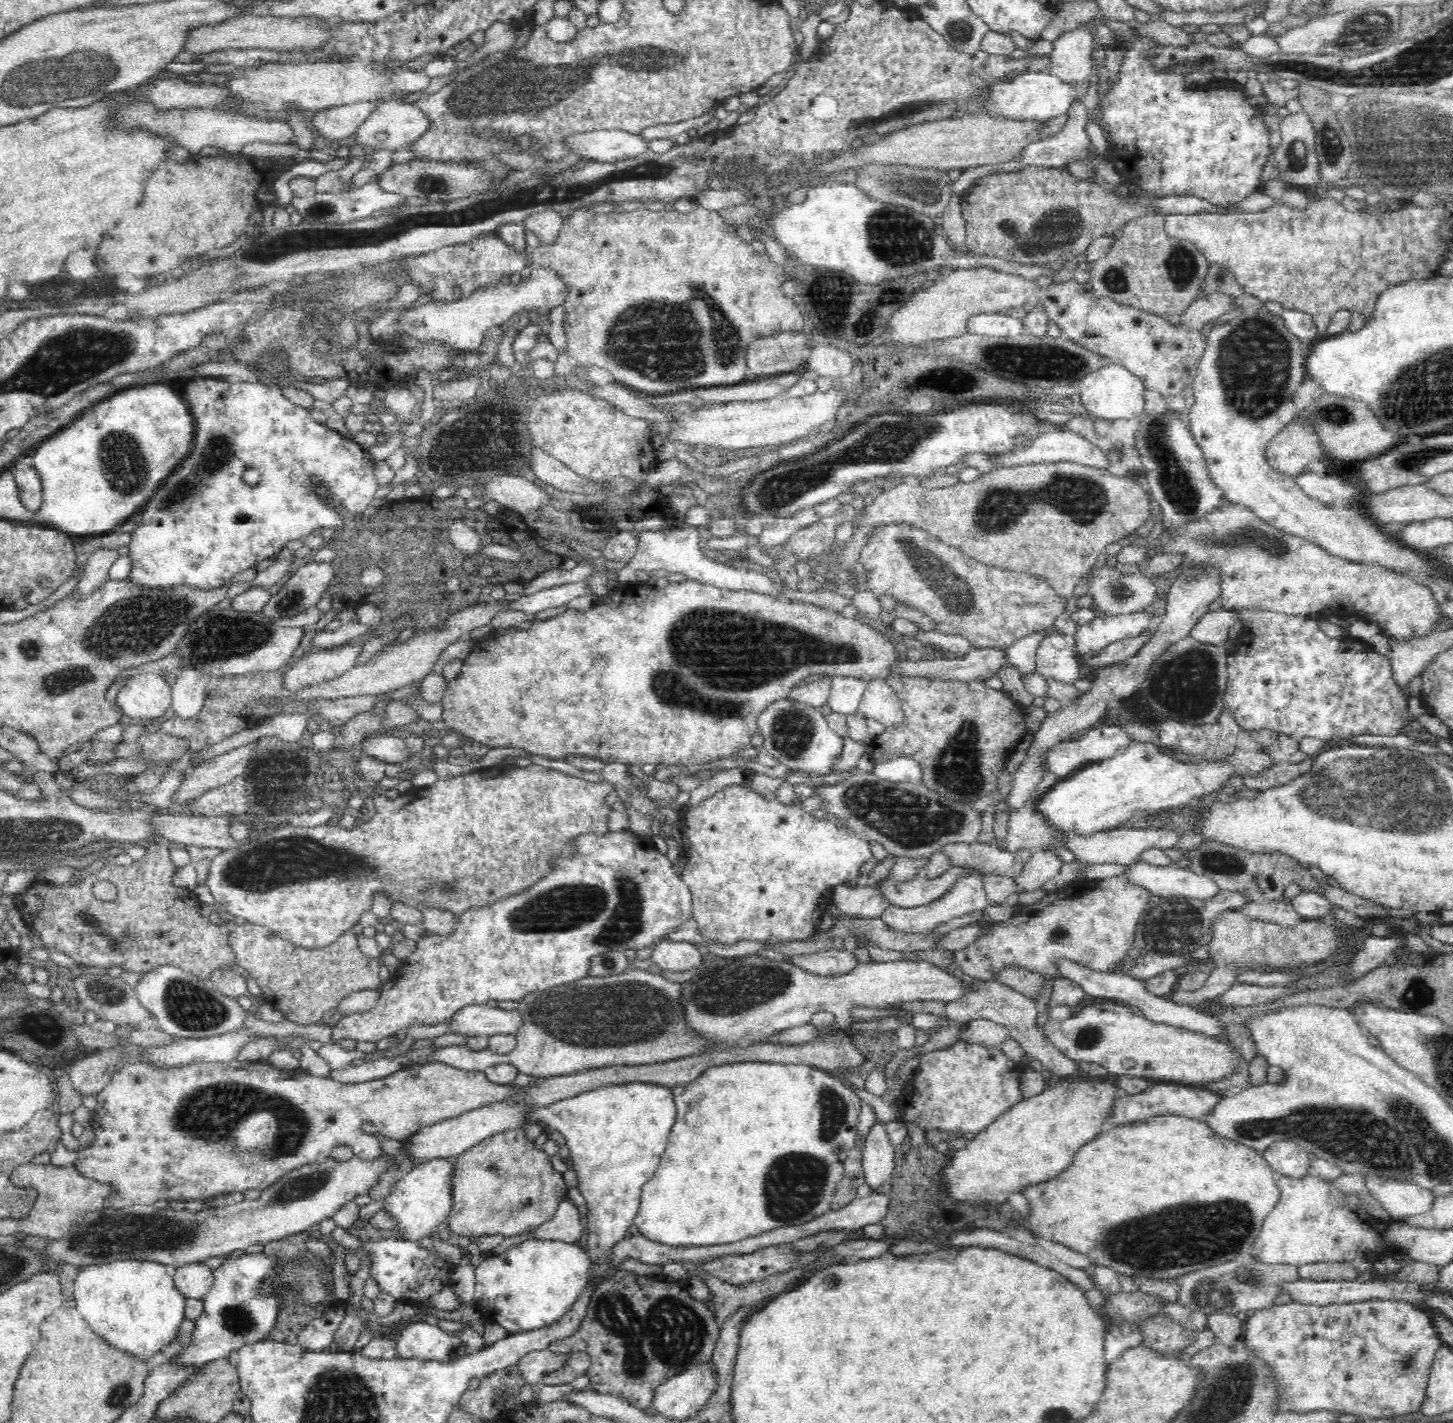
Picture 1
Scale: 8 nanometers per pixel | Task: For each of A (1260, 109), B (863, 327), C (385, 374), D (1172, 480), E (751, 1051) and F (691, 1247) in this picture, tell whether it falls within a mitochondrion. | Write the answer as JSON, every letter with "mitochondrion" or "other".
{"A":"other","B":"other","C":"other","D":"mitochondrion","E":"other","F":"other"}

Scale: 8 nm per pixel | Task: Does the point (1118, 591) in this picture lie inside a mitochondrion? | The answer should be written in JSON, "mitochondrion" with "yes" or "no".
{"mitochondrion":"yes"}

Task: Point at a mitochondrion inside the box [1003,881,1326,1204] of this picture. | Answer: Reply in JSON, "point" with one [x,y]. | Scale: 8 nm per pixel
{"point":[1176,926]}

